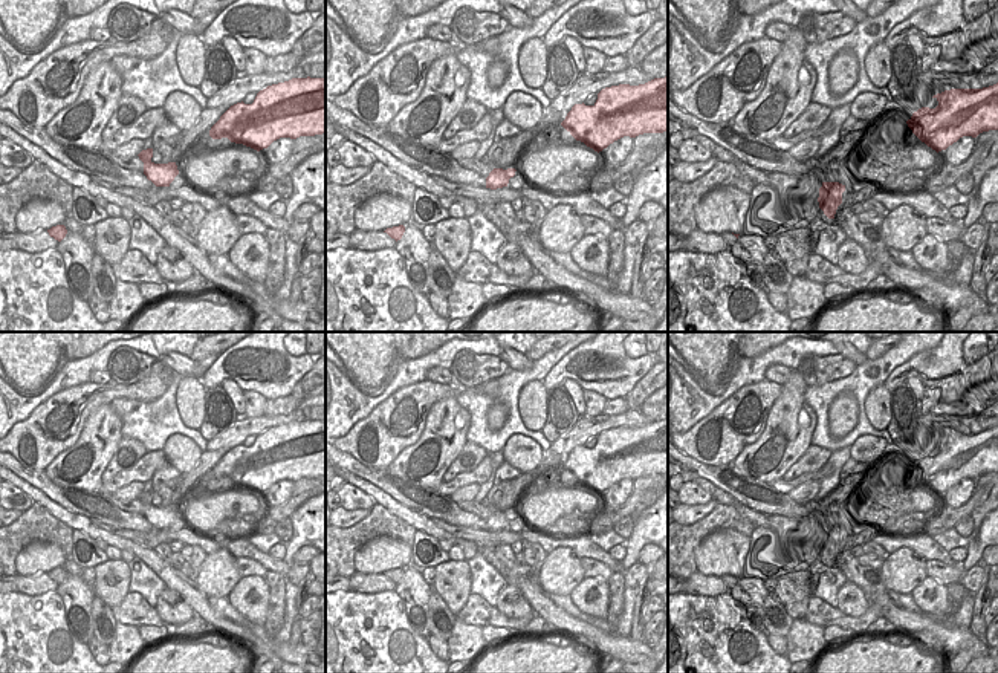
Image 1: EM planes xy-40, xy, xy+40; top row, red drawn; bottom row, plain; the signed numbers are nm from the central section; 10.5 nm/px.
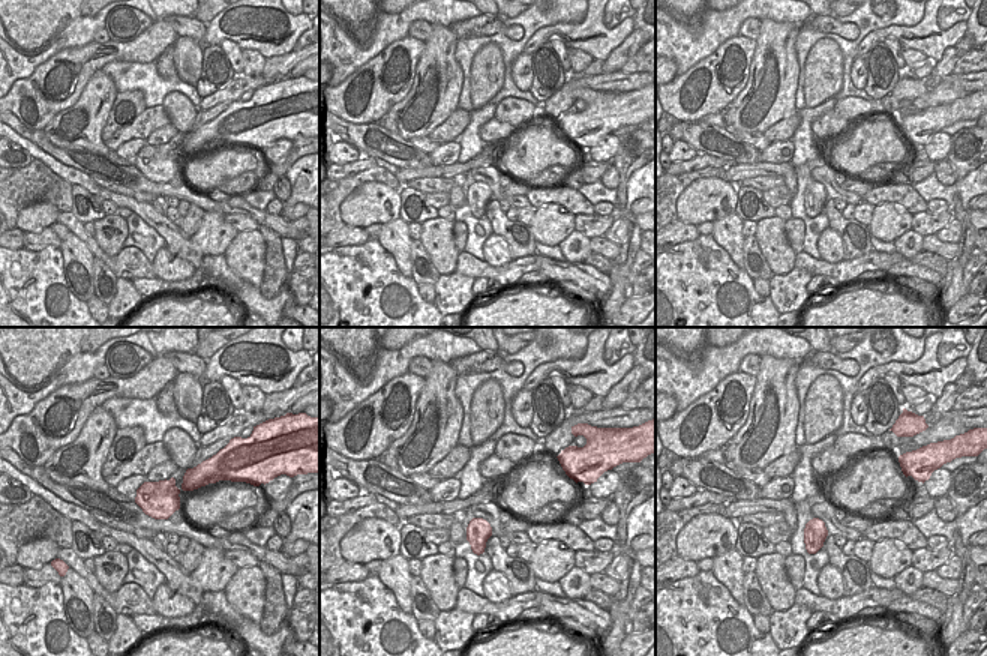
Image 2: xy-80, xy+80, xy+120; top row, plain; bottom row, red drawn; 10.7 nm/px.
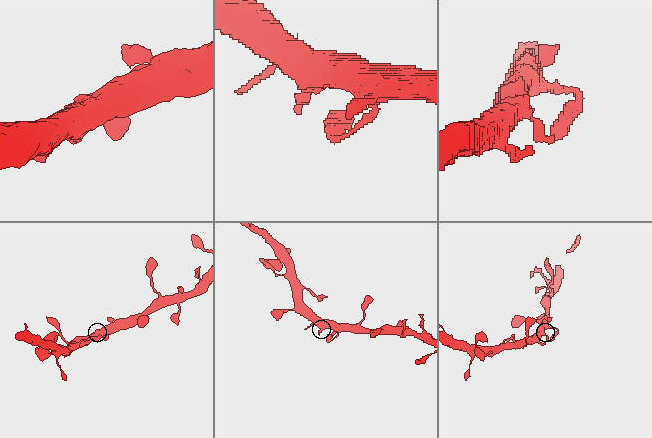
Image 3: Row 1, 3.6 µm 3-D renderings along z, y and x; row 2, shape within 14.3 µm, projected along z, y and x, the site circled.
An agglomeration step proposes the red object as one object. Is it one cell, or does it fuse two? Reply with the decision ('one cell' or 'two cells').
one cell

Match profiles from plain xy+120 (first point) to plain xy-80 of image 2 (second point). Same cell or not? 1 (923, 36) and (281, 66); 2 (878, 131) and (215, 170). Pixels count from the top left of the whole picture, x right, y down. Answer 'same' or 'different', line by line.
1: different
2: same

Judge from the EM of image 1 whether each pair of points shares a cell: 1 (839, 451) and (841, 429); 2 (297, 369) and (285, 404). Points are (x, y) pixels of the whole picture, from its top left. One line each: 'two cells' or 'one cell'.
1: two cells
2: two cells

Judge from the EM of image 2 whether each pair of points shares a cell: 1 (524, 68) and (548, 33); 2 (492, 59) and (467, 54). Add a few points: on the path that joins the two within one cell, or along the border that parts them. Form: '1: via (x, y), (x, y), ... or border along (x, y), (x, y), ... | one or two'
1: border along (522, 51), (528, 54) | two
2: border along (495, 42), (485, 44), (476, 53), (470, 90) | two

